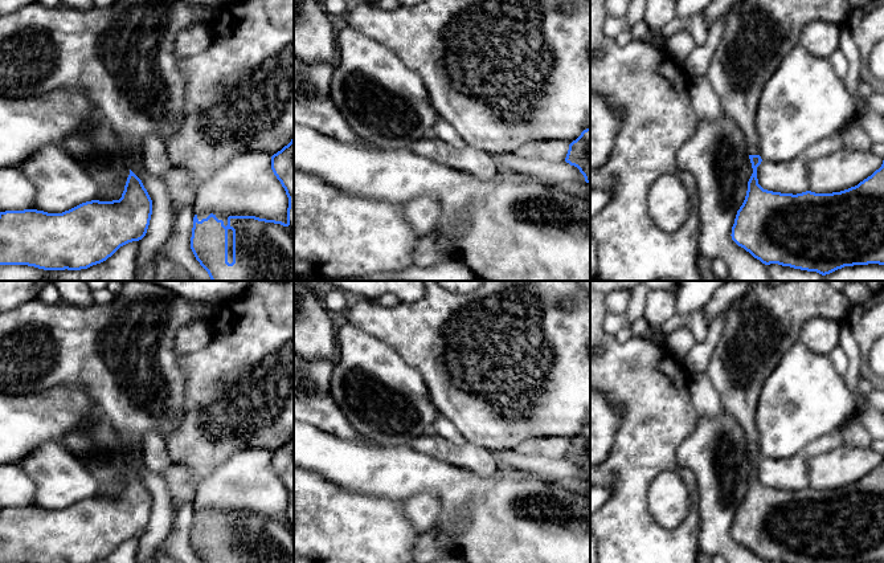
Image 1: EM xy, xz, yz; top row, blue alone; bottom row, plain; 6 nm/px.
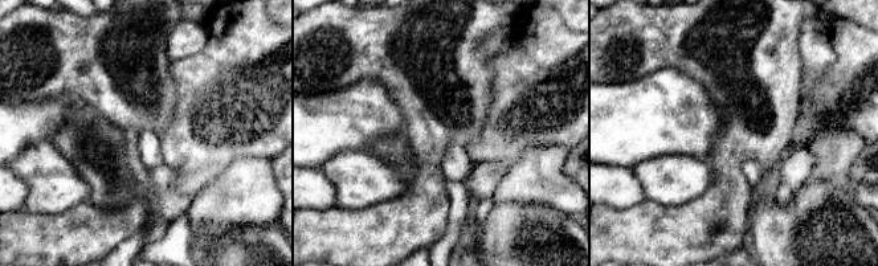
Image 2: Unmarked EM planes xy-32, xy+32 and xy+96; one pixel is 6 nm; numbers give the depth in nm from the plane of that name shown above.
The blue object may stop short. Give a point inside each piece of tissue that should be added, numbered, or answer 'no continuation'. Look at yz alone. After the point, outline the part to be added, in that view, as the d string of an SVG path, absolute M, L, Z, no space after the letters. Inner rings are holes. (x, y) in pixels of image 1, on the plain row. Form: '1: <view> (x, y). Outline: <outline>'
1: yz (761, 325). Outline: M756 281L727 309L724 330L705 375L717 391L724 411L730 413L742 428L749 452L760 452L756 411L762 385L782 355L799 340L803 323L813 317L842 322L848 318L851 309L852 305L844 293L834 289L828 281L783 281L778 285Z

